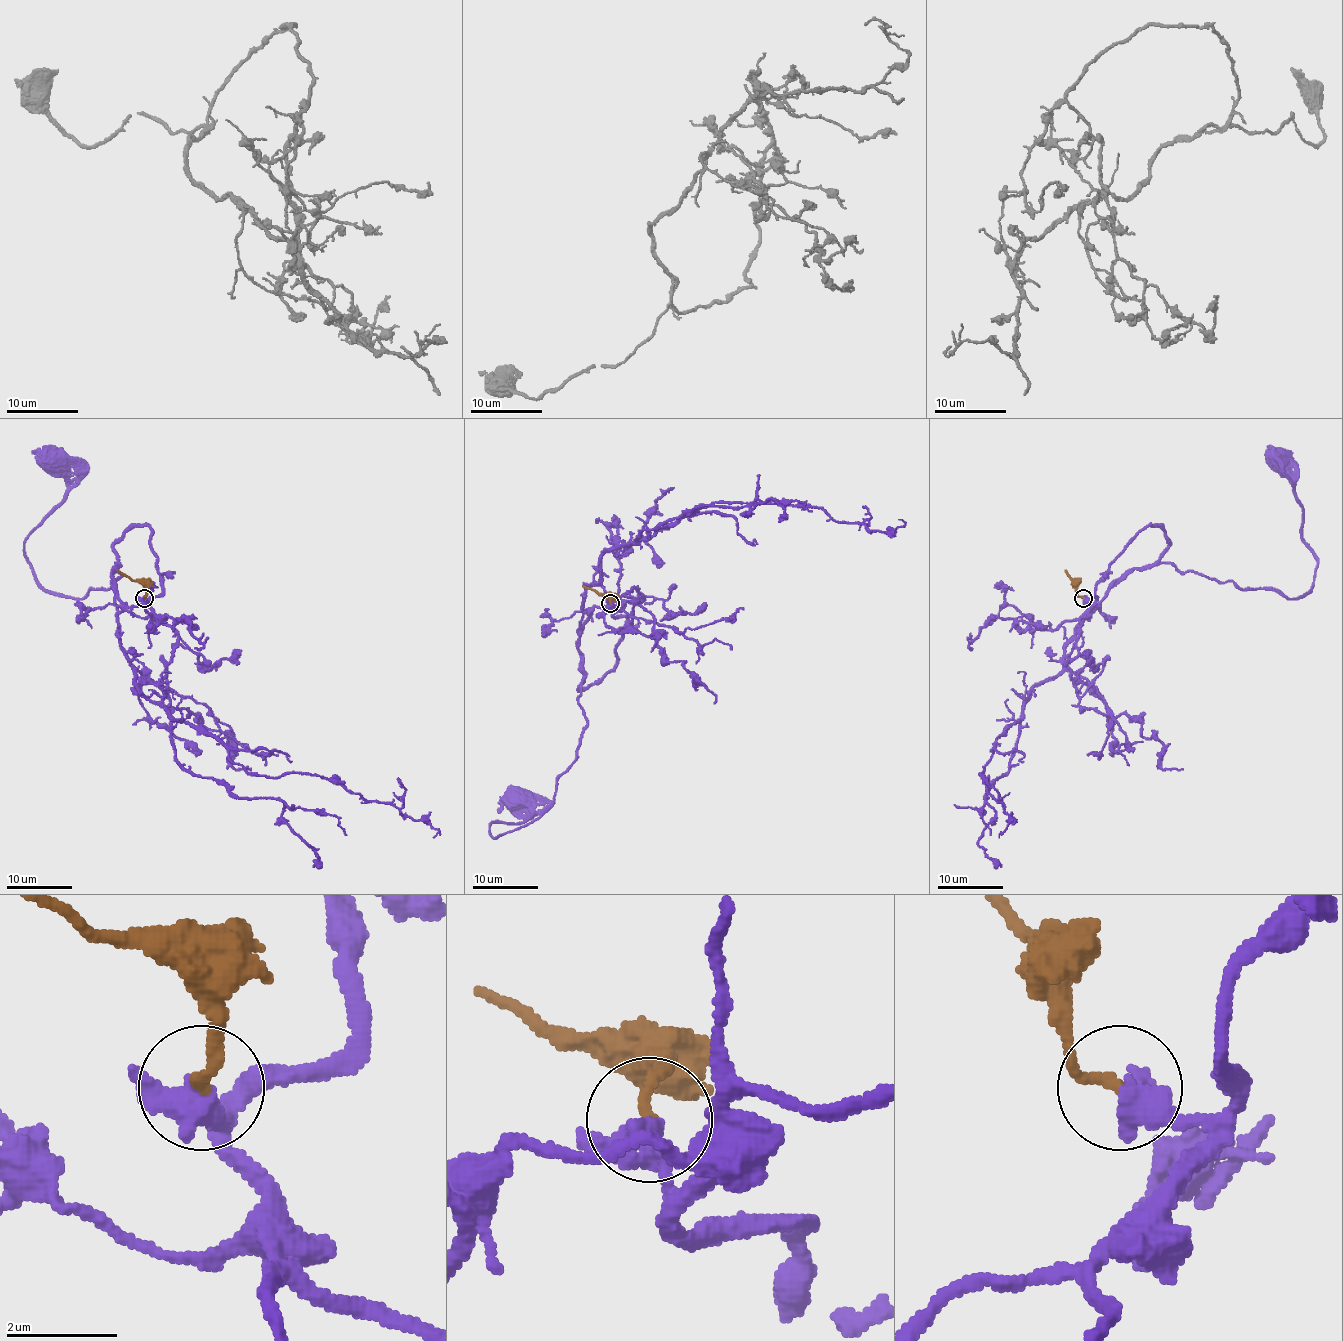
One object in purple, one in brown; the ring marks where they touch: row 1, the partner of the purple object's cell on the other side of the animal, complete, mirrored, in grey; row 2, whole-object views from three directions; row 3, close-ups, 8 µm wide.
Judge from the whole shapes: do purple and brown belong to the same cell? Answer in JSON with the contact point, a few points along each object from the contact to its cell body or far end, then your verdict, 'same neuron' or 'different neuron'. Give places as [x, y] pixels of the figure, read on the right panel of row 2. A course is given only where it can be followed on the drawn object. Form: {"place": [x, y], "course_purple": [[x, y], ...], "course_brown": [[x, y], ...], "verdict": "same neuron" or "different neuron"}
{"place": [1083, 598], "course_purple": [[1082, 597], [1086, 617], [1135, 568], [1171, 563], [1302, 597], [1316, 558], [1277, 462]], "course_brown": [[1082, 597], [1064, 569]], "verdict": "same neuron"}

